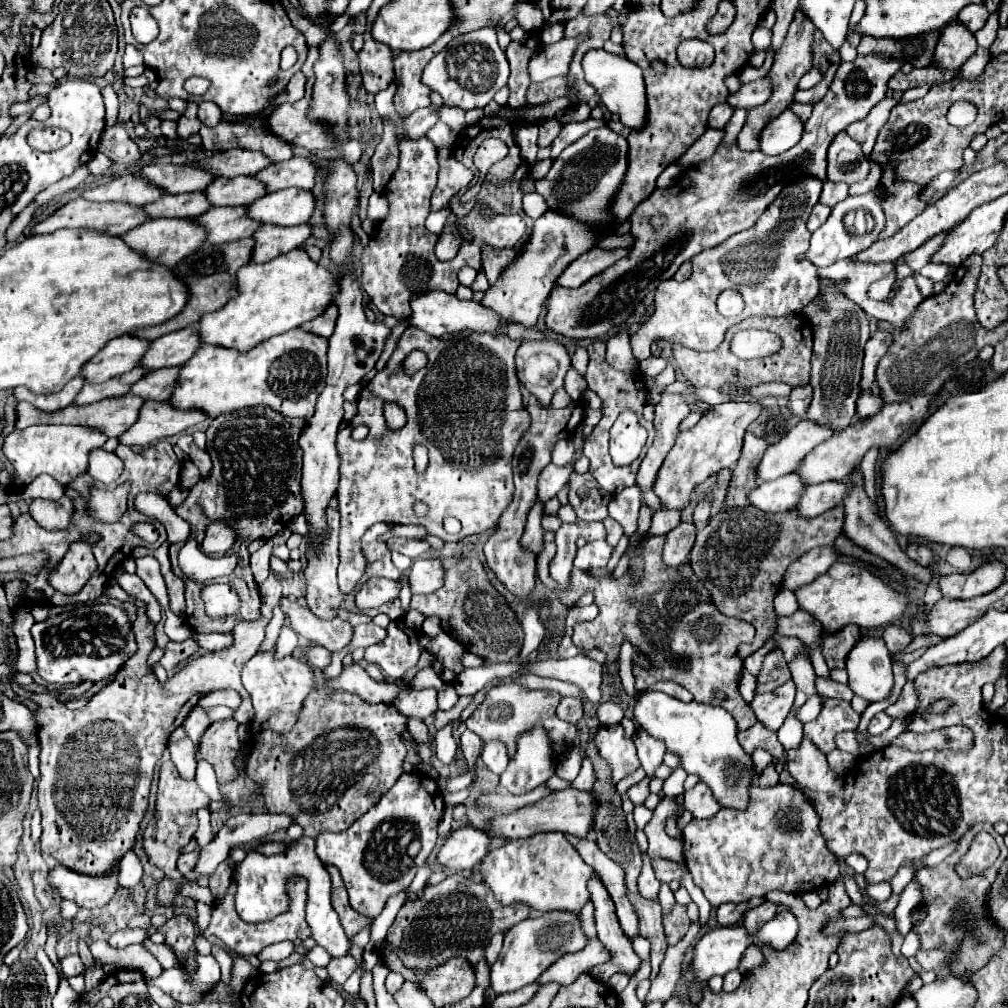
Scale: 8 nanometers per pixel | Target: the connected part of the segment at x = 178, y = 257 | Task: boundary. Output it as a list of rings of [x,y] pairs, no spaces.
[[[191,217],[187,219],[157,219],[157,221],[147,221],[137,229],[131,229],[129,233],[121,235],[123,241],[137,249],[143,251],[147,257],[151,257],[157,263],[163,263],[167,267],[175,267],[179,261],[183,261],[183,257],[189,257],[191,253],[195,253],[195,249],[201,249],[201,245],[207,241],[207,231],[193,221]]]

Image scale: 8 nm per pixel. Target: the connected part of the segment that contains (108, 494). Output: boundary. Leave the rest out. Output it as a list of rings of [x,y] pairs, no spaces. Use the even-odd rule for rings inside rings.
[[[121,483],[115,489],[99,489],[89,487],[89,501],[87,501],[87,513],[103,523],[115,523],[125,511],[127,511],[127,495],[131,491],[131,485]]]

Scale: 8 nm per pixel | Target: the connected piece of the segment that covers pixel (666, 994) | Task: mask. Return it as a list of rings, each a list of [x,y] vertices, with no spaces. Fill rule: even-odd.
[[[695,921],[695,923],[691,923],[691,927],[687,931],[687,937],[681,943],[677,943],[673,947],[667,947],[661,969],[659,969],[657,977],[651,981],[651,991],[649,991],[645,1001],[663,1001],[665,1003],[665,1001],[671,999],[671,993],[673,993],[677,981],[679,981],[683,953],[697,941],[699,931],[701,931],[701,925],[699,925],[699,921]]]

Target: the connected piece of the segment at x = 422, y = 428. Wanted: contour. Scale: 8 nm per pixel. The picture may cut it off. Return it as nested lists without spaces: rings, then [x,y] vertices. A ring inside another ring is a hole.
[[[407,327],[397,347],[383,371],[379,371],[367,385],[363,385],[357,401],[357,415],[349,421],[345,429],[337,435],[337,449],[341,455],[341,483],[337,489],[339,513],[341,513],[341,535],[339,535],[339,589],[341,593],[353,593],[367,569],[367,559],[361,551],[361,537],[377,521],[385,523],[403,523],[403,525],[425,525],[427,531],[443,541],[461,541],[469,535],[479,535],[491,529],[497,529],[503,509],[511,503],[513,497],[513,475],[511,459],[519,437],[531,425],[531,415],[523,407],[519,379],[515,375],[515,351],[519,343],[489,333],[455,333],[447,337],[431,337],[421,329]],[[421,349],[429,357],[429,365],[415,375],[403,375],[401,361],[413,351]],[[397,403],[407,413],[407,425],[395,433],[389,433],[383,417],[383,405]],[[357,425],[367,425],[371,431],[365,441],[353,441],[351,429]],[[415,443],[423,443],[429,449],[429,465],[423,473],[417,473],[411,457]],[[425,501],[429,513],[419,519],[413,513],[413,503]],[[455,517],[461,523],[457,535],[449,535],[443,529],[443,519]]]

